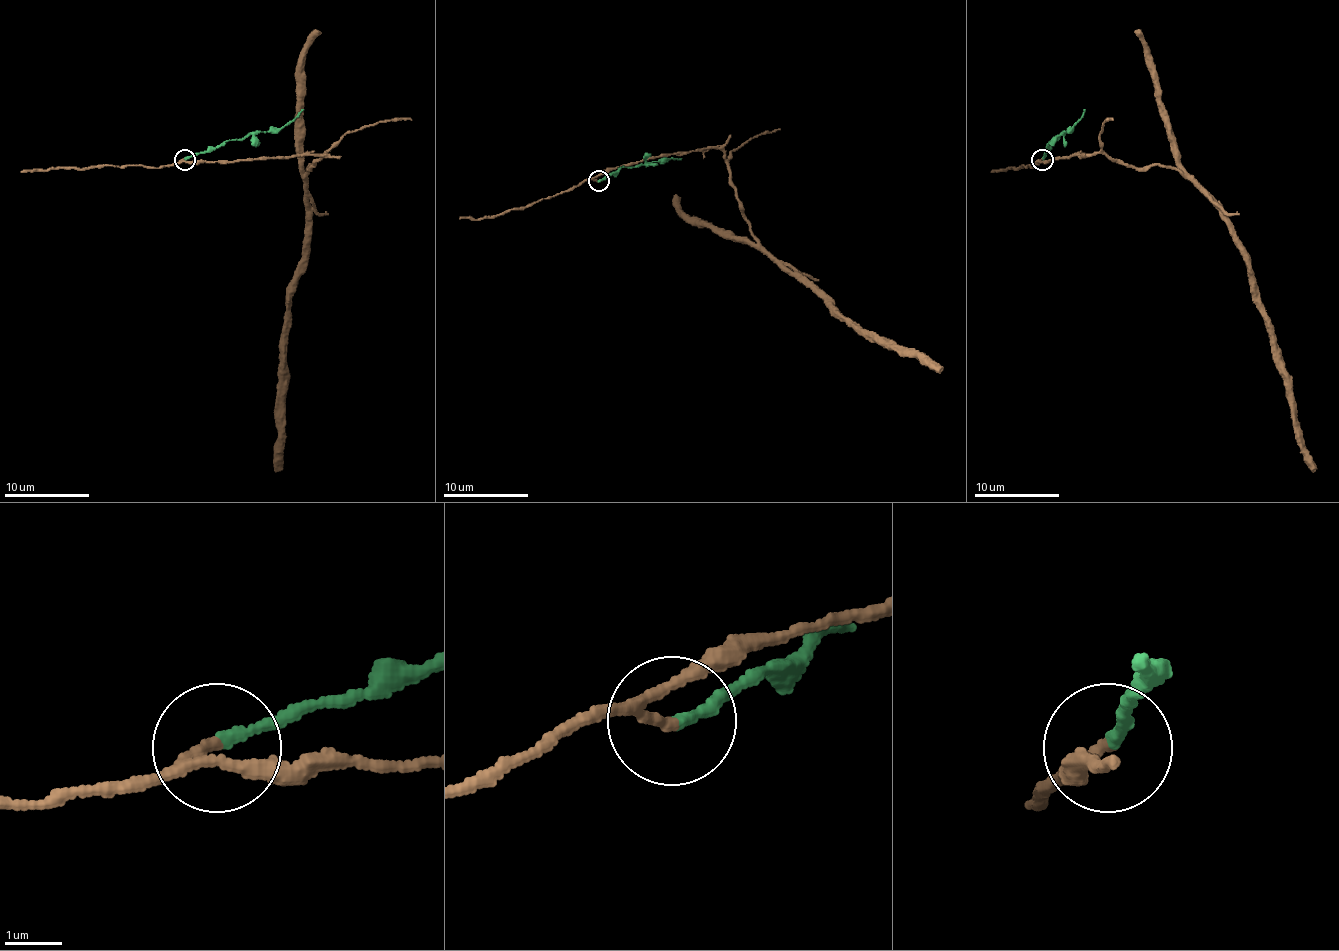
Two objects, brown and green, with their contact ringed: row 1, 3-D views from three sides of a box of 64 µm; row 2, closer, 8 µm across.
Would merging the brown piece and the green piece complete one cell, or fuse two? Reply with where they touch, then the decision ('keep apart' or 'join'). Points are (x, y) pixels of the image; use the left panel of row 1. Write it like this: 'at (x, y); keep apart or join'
at (184, 159); keep apart

